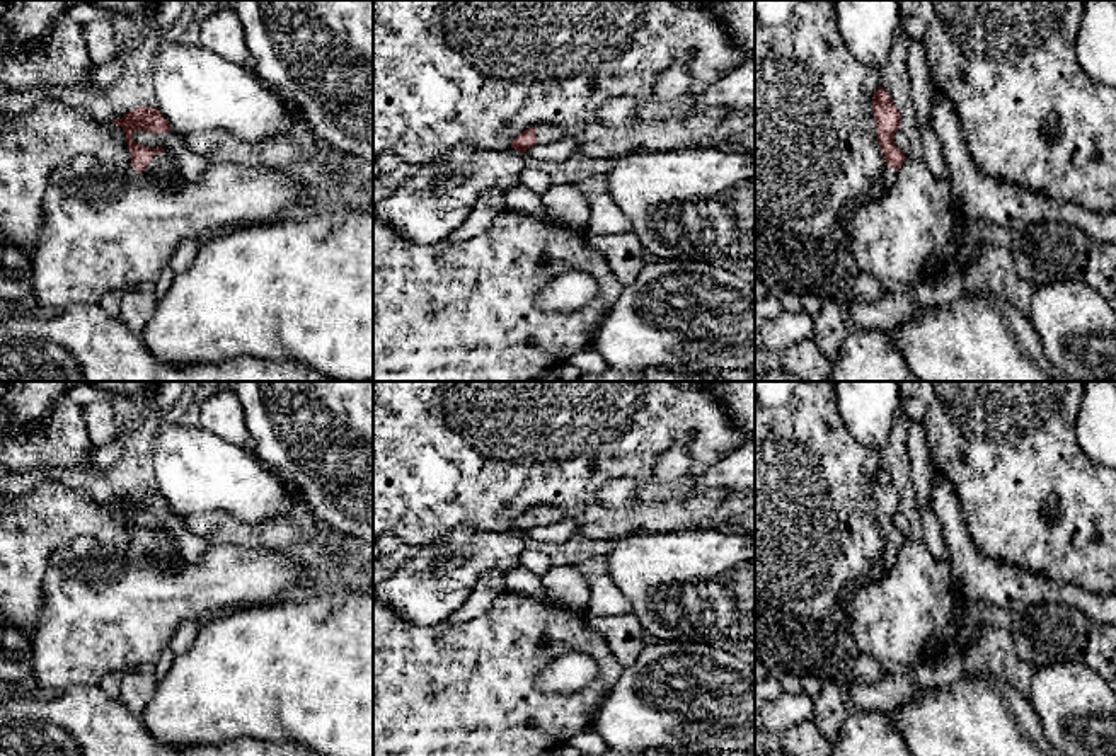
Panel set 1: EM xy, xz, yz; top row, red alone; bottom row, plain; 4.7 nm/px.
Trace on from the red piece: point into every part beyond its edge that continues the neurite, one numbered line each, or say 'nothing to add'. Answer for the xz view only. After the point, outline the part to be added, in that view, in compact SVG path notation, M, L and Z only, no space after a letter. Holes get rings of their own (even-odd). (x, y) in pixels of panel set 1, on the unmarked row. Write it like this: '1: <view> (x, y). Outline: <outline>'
1: xz (546, 515). Outline: M552 506L537 507L537 523L538 524L550 524L550 523L562 519L564 516L566 516L564 511L559 507L552 507Z

